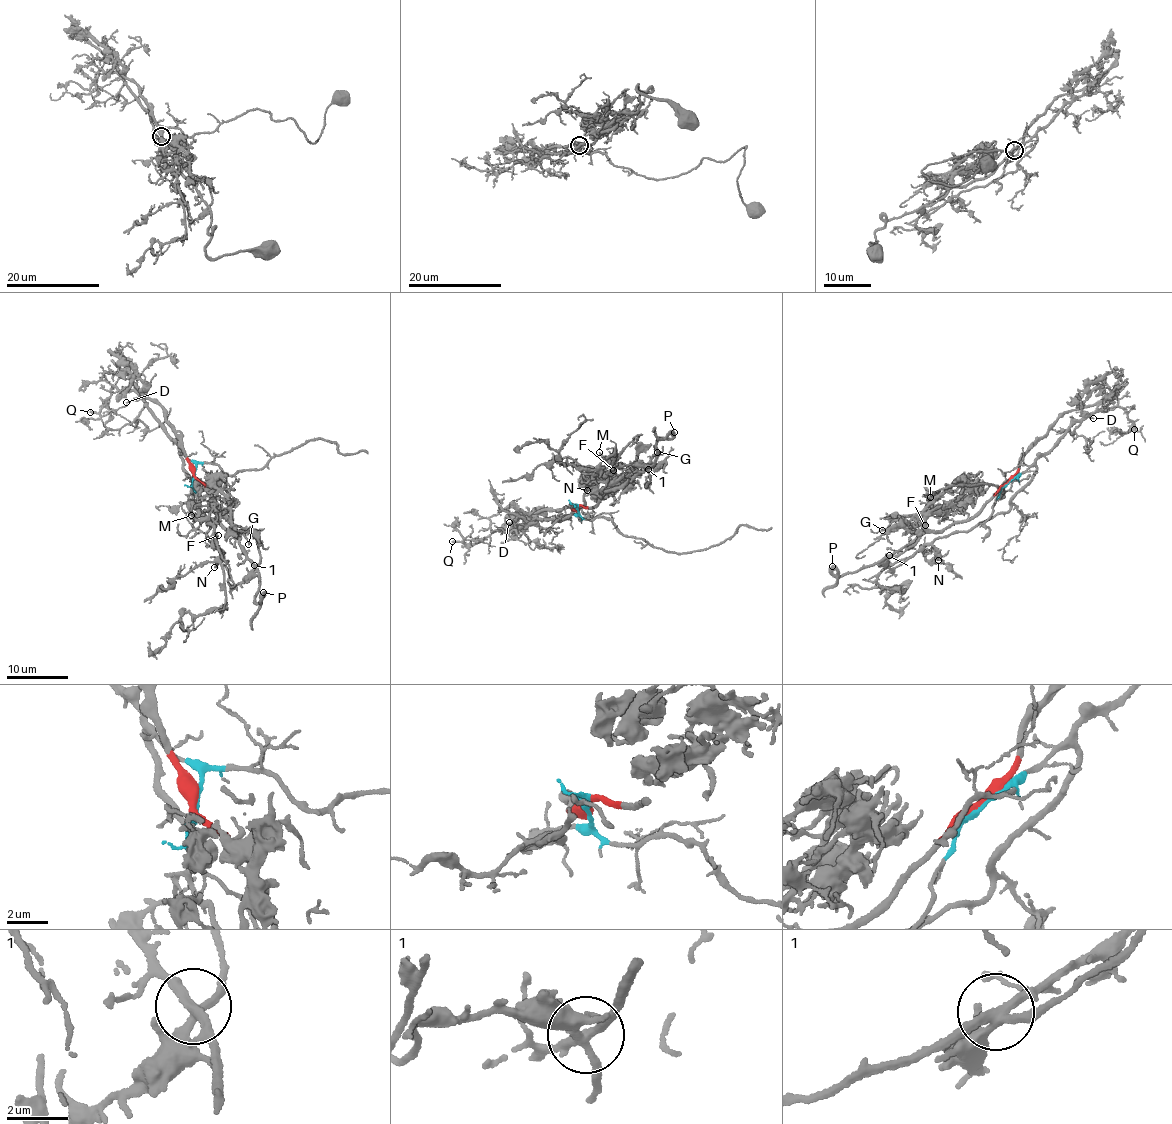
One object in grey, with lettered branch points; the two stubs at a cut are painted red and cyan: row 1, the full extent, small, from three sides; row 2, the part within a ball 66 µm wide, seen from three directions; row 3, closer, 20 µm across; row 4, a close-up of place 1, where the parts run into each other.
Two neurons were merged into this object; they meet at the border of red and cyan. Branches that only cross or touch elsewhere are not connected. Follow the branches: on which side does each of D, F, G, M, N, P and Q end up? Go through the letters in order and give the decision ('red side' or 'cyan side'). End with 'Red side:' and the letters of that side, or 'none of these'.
D: cyan side
F: red side
G: red side
M: red side
N: cyan side
P: red side
Q: cyan side
Red side: F, G, M, P

